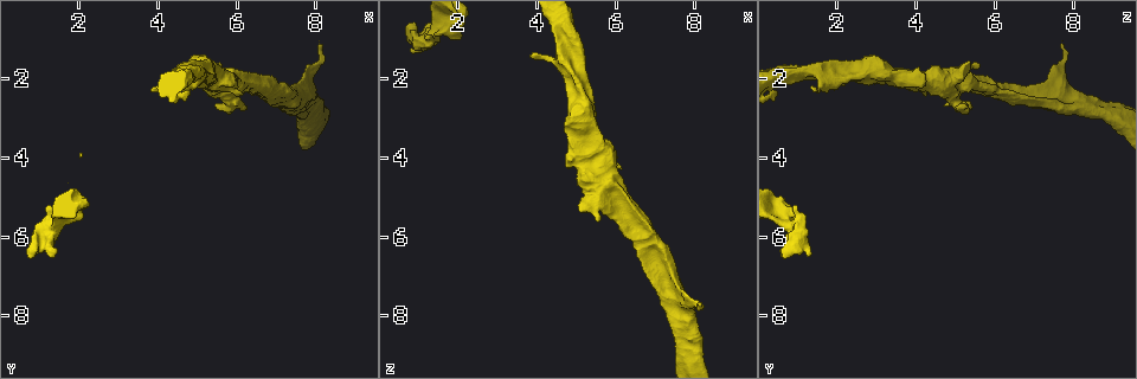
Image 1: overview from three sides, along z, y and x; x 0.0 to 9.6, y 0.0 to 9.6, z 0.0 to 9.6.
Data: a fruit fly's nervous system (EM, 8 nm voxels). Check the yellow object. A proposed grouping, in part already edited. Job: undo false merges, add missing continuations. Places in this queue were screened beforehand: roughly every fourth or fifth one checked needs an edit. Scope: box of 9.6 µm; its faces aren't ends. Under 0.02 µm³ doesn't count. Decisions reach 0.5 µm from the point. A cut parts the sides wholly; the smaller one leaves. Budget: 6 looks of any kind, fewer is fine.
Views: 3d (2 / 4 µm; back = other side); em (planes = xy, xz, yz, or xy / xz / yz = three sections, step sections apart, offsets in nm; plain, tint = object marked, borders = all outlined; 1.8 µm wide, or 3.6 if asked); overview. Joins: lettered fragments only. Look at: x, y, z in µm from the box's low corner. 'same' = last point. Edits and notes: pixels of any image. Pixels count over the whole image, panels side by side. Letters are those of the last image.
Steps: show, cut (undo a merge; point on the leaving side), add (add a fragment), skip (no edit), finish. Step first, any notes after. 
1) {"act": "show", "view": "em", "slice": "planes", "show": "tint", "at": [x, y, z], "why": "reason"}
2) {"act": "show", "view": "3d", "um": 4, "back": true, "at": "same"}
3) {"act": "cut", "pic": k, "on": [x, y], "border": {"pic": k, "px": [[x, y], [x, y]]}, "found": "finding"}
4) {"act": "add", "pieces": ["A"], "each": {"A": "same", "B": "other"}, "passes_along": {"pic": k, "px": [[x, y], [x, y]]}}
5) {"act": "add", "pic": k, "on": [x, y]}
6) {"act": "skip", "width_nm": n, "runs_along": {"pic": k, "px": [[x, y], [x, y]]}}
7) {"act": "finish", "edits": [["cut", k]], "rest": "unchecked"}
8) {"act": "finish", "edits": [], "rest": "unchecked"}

{"act": "show", "view": "3d", "um": 2, "at": [1.25, 5.25, 1.05]}

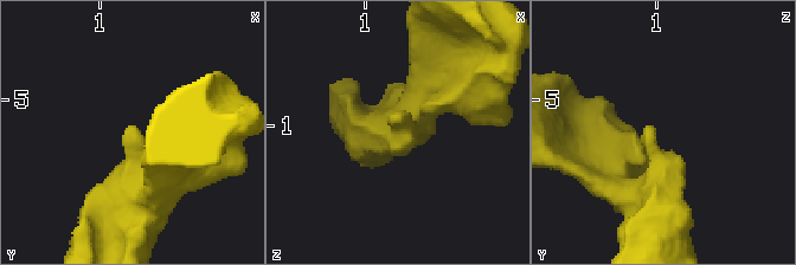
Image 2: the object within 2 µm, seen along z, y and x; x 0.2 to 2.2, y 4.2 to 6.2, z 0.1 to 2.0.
{"act": "show", "view": "em", "slice": "planes", "show": "borders", "at": [1.22, 5.22, 0.98], "why": "now the EM"}

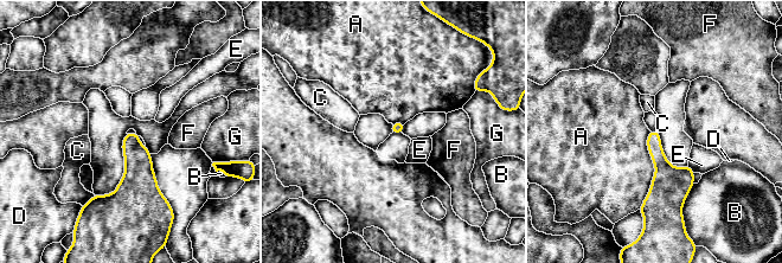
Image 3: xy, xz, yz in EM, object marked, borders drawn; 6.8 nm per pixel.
{"act": "skip", "each": {"A": "other", "B": "other", "C": "other", "D": "other", "E": "other", "F": "other", "G": "other"}, "border": {"pic": 3, "px": [[649, 130], [654, 175], [638, 209]]}, "found": "none of them fits"}

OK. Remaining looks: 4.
{"act": "show", "view": "em", "slice": "yz", "step": 4, "show": "borders", "at": [6.20, 2.80, 5.40], "why": "branch stops here"}

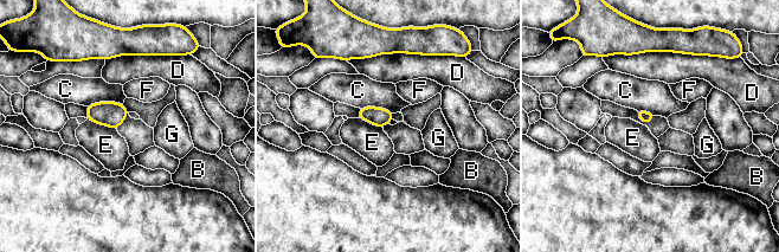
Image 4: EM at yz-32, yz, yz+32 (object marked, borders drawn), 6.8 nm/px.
{"act": "skip", "longest_contact_nm": ["D", 550], "each": {"B": "other", "C": "other", "D": "other", "E": "other", "F": "other", "G": "other"}, "found": "none of them fits"}

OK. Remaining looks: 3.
{"act": "show", "view": "3d", "um": 2, "at": [8.05, 1.10, 7.75], "why": "free end"}

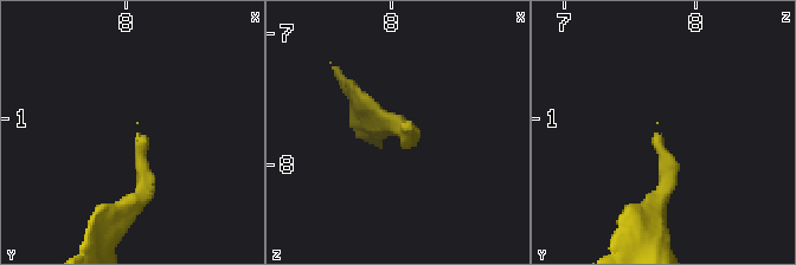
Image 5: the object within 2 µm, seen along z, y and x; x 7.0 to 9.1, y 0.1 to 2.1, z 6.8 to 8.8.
{"act": "show", "view": "em", "slice": "planes", "show": "borders", "at": [8.08, 1.12, 7.72]}

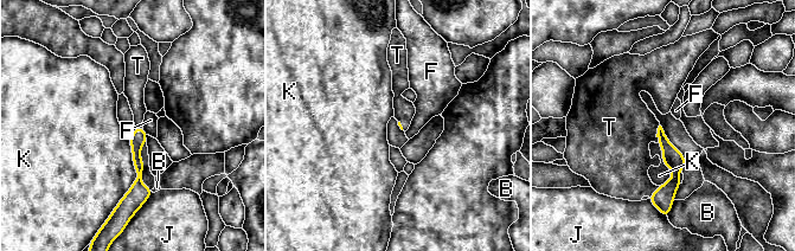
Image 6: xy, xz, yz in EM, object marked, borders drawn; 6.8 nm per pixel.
{"act": "add", "pieces": ["T"], "each": {"B": "other", "F": "other", "J": "other", "K": "other", "T": "same"}, "found": "the cell continues"}

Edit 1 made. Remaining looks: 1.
{"act": "finish", "edits": [["add", 6]], "rest": "unchecked"}

